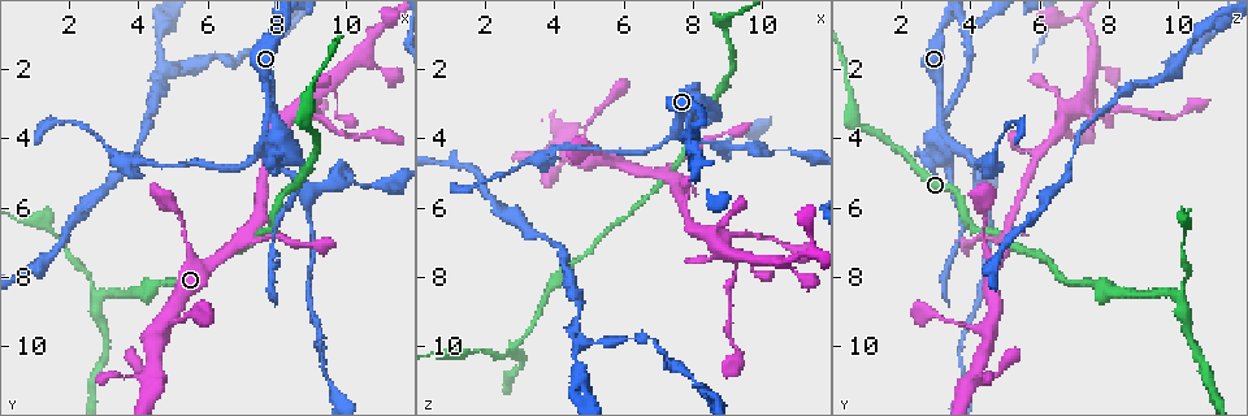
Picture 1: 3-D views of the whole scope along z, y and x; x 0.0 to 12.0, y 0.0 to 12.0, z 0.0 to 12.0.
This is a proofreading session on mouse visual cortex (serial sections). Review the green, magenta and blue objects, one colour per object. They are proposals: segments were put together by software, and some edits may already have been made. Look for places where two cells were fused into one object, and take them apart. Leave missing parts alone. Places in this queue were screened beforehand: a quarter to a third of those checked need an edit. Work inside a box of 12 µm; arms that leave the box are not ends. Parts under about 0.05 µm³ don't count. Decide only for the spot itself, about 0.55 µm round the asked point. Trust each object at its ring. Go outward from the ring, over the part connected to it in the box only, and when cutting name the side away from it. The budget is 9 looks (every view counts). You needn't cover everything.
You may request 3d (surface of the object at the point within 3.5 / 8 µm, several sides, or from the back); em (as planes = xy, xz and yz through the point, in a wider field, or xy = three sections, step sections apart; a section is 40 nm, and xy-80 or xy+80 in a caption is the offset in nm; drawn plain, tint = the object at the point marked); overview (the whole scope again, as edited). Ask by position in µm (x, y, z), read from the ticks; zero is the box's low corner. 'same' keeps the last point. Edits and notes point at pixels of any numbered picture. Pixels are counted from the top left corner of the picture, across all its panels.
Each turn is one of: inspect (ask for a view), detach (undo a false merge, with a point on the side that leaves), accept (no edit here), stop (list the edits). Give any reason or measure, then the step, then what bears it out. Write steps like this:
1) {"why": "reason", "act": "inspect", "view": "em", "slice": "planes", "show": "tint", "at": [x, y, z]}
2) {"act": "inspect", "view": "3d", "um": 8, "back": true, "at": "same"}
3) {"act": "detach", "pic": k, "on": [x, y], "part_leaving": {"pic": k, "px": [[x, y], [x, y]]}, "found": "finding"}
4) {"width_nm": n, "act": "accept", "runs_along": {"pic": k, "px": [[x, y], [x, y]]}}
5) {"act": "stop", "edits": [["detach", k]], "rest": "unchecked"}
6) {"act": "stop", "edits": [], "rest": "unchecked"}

{"why": "a fork", "act": "inspect", "view": "3d", "um": 3.5, "at": [3.7, 4.8, 4.4]}

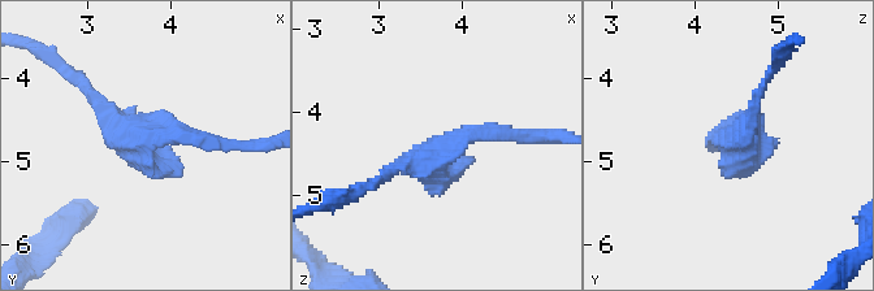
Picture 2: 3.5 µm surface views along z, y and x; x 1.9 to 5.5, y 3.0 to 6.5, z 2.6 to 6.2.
{"why": "need the tissue", "act": "inspect", "view": "em", "slice": "xy", "step": 1, "show": "plain", "at": [3.65, 4.70, 4.40]}

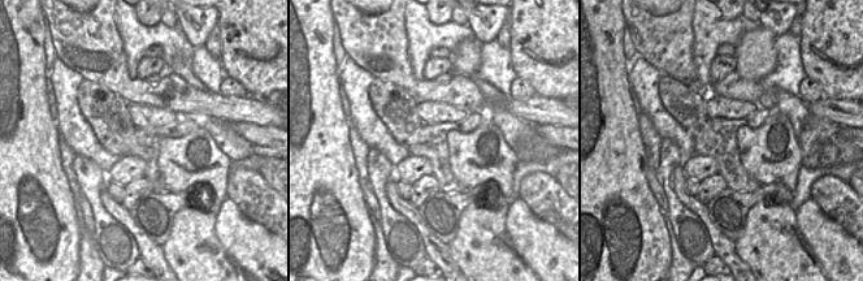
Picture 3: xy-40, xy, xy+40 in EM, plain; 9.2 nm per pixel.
{"why": "with the object marked", "act": "inspect", "view": "em", "slice": "xy", "step": 1, "show": "tint", "at": "same"}

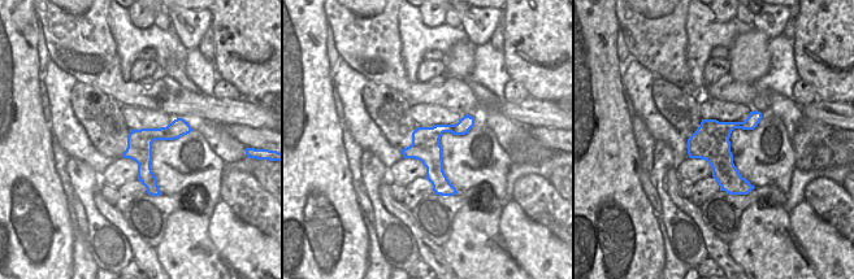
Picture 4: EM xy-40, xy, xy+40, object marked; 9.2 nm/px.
{"act": "accept", "found": "one cell here"}

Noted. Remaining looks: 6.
{"why": "a fork", "act": "inspect", "view": "3d", "um": 8, "at": [8.9, 5.6, 4.2]}

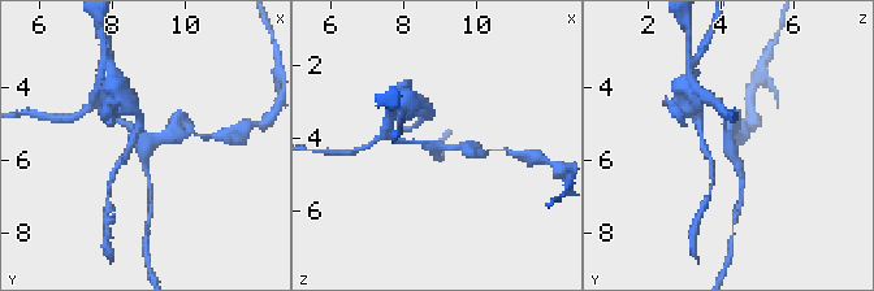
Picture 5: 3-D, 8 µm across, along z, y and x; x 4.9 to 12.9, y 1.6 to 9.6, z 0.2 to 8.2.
{"arms": 3, "arm_widths_nm": [150, 200, 200], "act": "inspect", "view": "em", "slice": "planes", "show": "tint", "at": [8.9, 5.6, 4.2]}

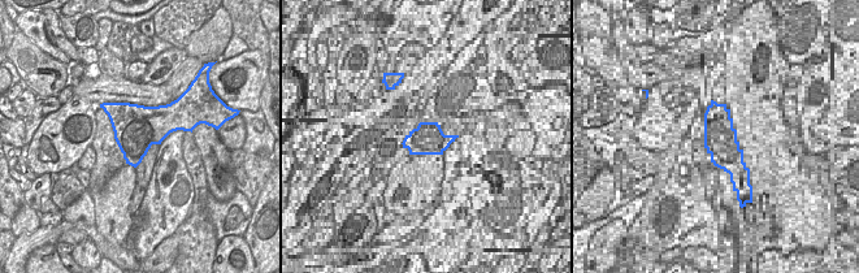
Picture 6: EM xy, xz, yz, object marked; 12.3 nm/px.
{"act": "detach", "pic": 5, "on": [219, 137], "part_leaving": {"pic": 5, "px": [[168, 134], [220, 138]]}, "found": "two cells meet here"}

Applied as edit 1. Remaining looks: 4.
{"why": "see it whole again", "act": "inspect", "view": "overview"}

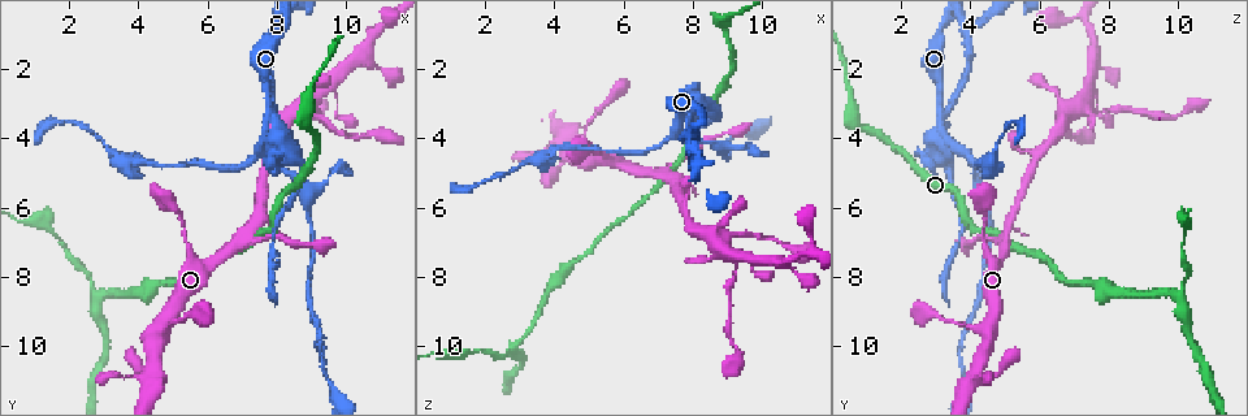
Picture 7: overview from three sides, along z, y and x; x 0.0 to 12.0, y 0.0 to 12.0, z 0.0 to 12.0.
{"why": "narrows sharply", "act": "inspect", "view": "3d", "um": 3.5, "at": [9.2, 3.1, 7.8]}

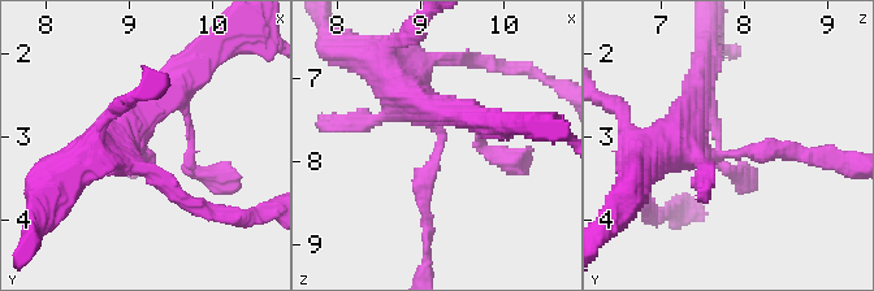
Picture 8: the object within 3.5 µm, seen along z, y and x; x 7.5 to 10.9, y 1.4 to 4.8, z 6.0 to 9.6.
{"act": "inspect", "view": "em", "slice": "xy", "step": 3, "show": "tint", "at": [9.20, 3.20, 7.85]}

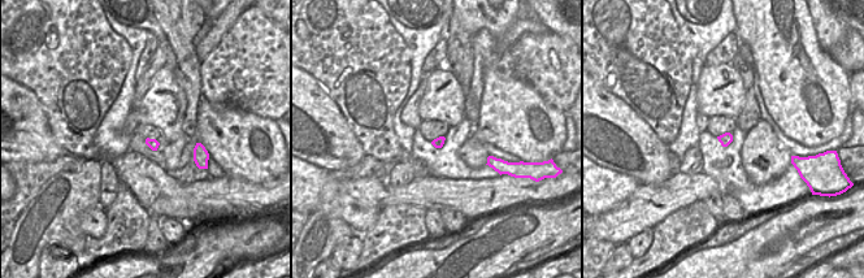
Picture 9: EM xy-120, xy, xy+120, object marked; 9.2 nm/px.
{"arm_widths_nm": [200, 600], "act": "detach", "pic": 8, "on": [760, 152], "part_leaving": {"pic": 8, "px": [[719, 152], [792, 148], [843, 161]]}, "found": "a second cell is stuck on"}

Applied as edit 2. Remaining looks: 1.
{"act": "stop", "edits": [["detach", 5], ["detach", 8]], "rest": "unchecked"}

